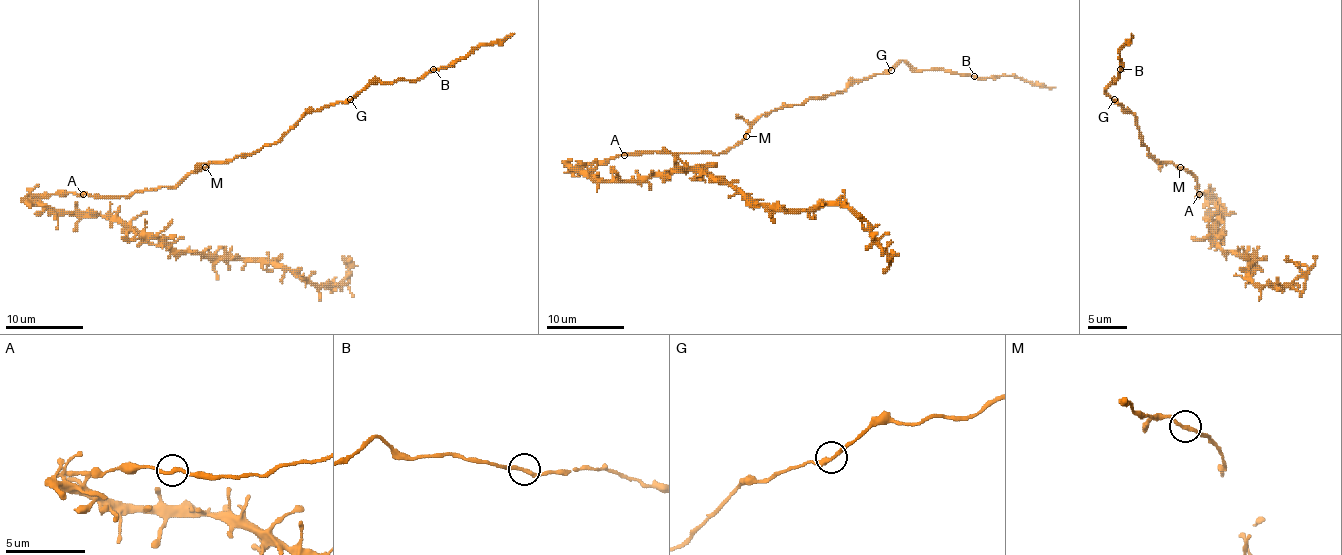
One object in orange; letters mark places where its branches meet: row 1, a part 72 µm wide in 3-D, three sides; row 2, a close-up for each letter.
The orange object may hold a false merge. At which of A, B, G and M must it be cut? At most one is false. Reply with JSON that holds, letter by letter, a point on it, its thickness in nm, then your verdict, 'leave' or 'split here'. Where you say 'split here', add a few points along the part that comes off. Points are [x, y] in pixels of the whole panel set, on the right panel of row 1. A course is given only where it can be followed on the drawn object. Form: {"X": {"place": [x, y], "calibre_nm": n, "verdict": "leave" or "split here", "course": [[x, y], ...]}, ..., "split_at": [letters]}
{"A": {"place": [1199, 194], "calibre_nm": 220, "verdict": "leave"}, "B": {"place": [1120, 69], "calibre_nm": 240, "verdict": "split here"}, "G": {"place": [1114, 99], "calibre_nm": 260, "verdict": "leave"}, "M": {"place": [1180, 167], "calibre_nm": 200, "verdict": "leave"}, "split_at": ["B"]}

